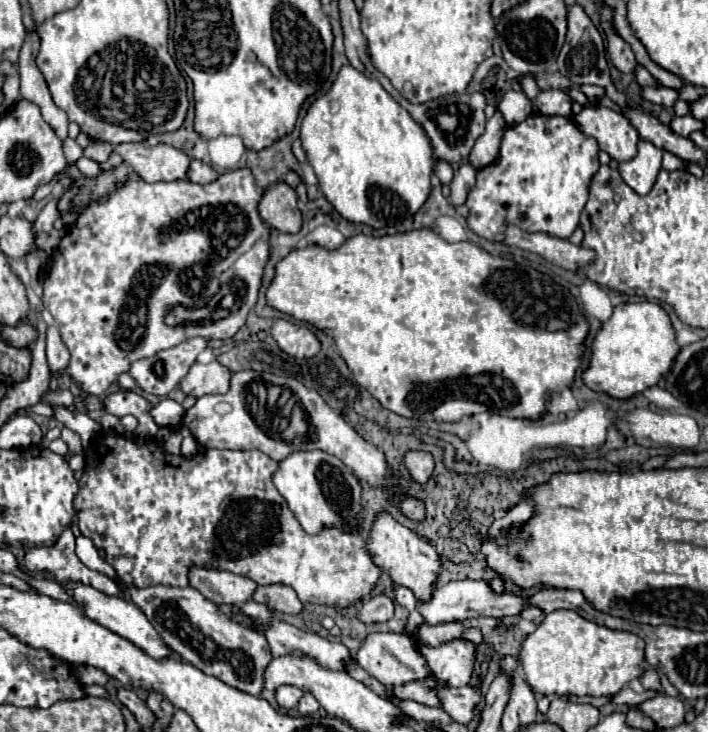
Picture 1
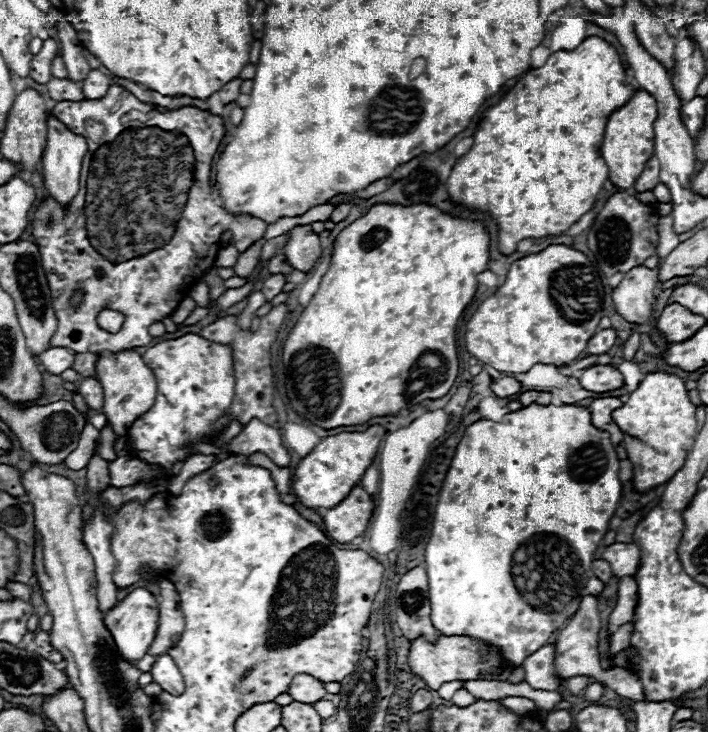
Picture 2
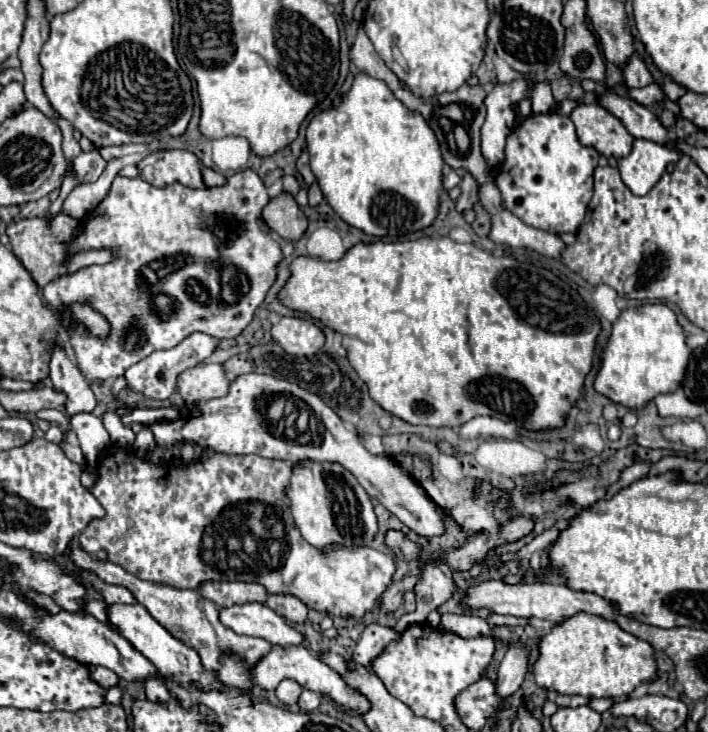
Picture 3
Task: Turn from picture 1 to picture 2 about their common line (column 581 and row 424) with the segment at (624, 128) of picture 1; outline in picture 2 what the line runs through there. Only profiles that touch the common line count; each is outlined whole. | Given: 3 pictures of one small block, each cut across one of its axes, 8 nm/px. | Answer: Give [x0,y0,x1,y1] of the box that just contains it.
[96,350,156,436]

